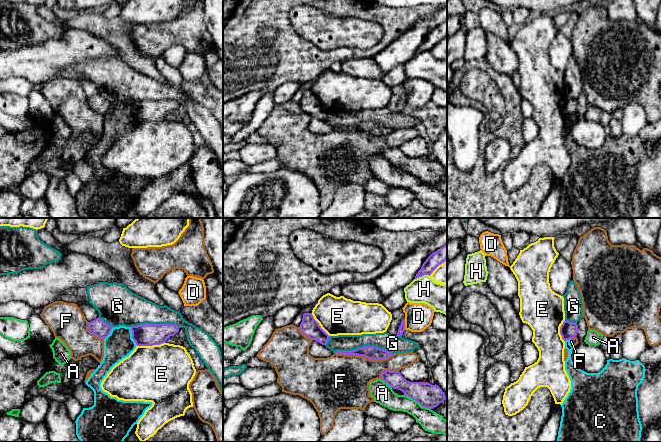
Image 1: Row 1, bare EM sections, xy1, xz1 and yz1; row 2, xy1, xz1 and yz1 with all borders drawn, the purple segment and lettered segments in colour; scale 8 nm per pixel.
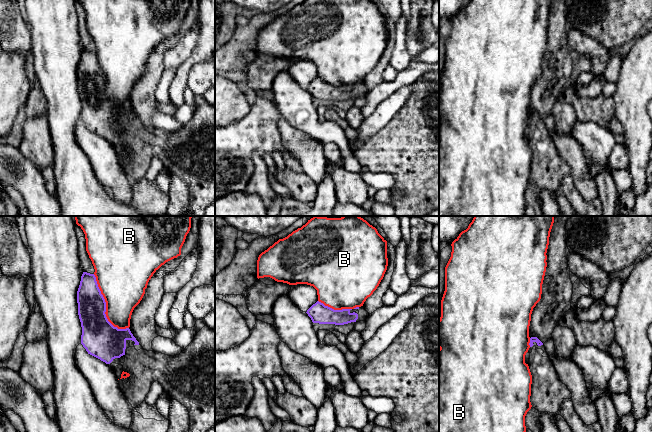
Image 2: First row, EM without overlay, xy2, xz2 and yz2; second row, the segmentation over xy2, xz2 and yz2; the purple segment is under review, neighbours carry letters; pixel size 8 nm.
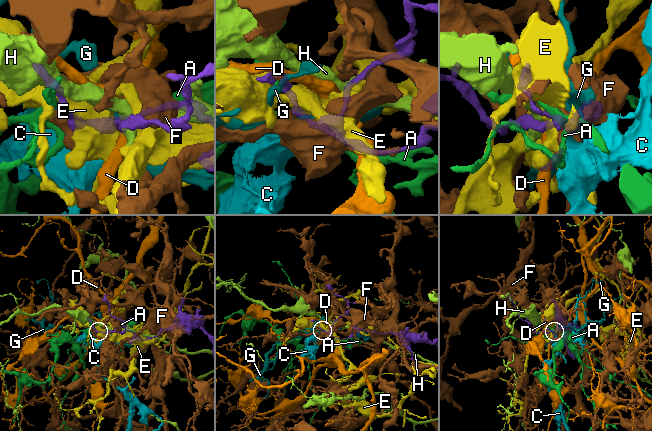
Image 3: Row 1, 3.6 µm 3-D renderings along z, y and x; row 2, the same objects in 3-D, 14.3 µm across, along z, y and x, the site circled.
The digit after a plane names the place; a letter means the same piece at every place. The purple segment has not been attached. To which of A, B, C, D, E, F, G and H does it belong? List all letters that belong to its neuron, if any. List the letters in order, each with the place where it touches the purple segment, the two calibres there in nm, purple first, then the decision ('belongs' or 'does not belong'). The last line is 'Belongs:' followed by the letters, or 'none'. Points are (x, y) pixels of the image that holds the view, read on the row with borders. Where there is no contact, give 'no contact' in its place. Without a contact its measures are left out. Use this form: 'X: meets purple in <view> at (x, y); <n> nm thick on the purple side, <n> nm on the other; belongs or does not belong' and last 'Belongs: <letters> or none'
A: meets purple in xz1 at (417, 401); 190 nm thick on the purple side, 160 nm on the other; does not belong
B: meets purple in xy2 at (105, 307); 300 nm thick on the purple side, 380 nm on the other; does not belong
C: meets purple in xy1 at (132, 336); 180 nm thick on the purple side, 220 nm on the other; does not belong
D: meets purple in xz1 at (404, 324); 50 nm thick on the purple side, 220 nm on the other; does not belong
E: meets purple in xy1 at (151, 345); 180 nm thick on the purple side, 480 nm on the other; does not belong
F: meets purple in xz1 at (364, 356); 110 nm thick on the purple side, 400 nm on the other; does not belong
G: meets purple in xz1 at (364, 346); 110 nm thick on the purple side, 140 nm on the other; does not belong
H: meets purple in xz1 at (422, 275); 120 nm thick on the purple side, 220 nm on the other; does not belong
Belongs: none

